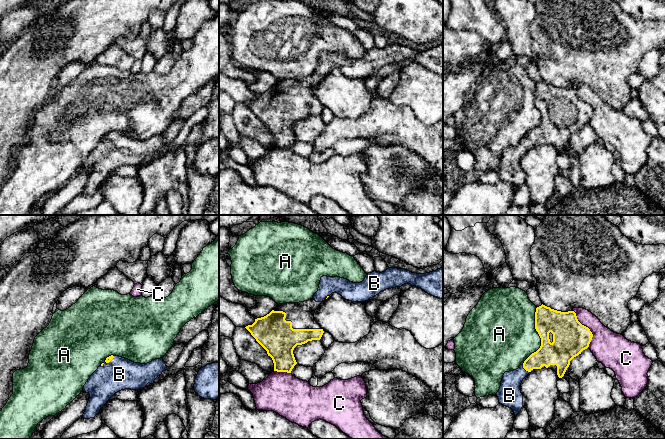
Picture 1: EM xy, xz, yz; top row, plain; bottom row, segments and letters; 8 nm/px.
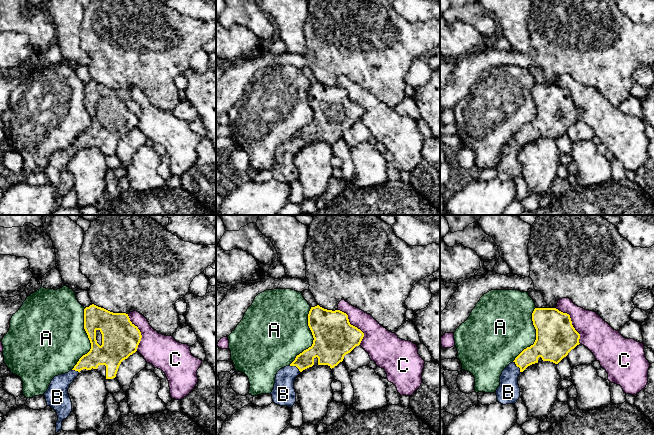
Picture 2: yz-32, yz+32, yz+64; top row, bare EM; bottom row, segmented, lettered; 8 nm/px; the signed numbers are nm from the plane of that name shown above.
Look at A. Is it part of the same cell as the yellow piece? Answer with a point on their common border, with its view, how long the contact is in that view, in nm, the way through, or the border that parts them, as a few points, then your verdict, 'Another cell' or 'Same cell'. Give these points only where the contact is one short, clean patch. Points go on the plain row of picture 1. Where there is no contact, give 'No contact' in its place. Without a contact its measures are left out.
Touches yellow at yz (539, 111). Shared border 480 nm. Another cell

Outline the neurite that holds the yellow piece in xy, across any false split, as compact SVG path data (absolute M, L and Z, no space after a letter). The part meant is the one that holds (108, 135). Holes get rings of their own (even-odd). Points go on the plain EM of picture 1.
M119 132L107 133L83 163L83 167L90 170L83 194L94 194L108 176L121 166L137 167L148 159L153 160L168 144L162 134L140 140Z

